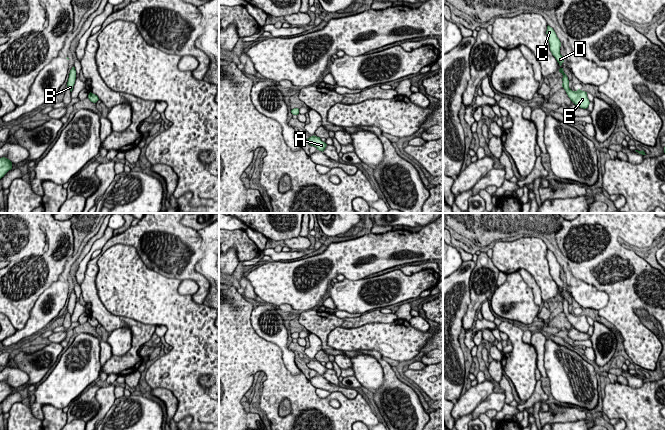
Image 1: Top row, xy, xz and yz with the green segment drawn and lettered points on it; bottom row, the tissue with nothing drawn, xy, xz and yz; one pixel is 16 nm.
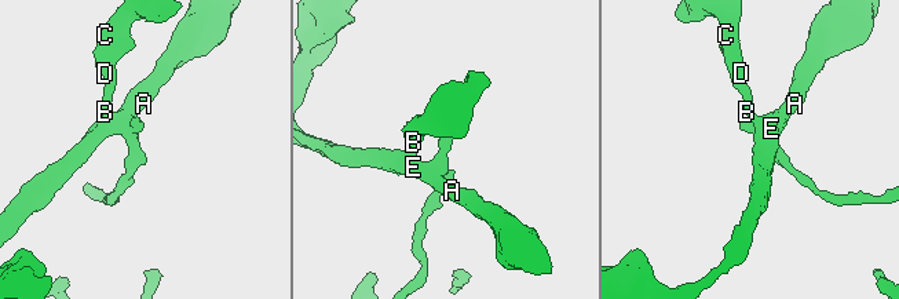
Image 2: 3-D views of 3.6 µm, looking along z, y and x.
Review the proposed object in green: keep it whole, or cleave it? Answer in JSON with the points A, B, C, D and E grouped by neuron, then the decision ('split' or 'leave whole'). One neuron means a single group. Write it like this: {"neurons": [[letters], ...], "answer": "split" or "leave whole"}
{"neurons": [["A", "B", "C", "D", "E"]], "answer": "leave whole"}

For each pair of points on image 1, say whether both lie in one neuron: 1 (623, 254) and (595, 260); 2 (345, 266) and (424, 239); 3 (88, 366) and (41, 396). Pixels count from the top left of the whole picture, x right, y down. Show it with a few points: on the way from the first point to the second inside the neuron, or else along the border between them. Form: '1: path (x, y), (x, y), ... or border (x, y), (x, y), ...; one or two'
1: path (616, 253), (602, 259); one
2: path (365, 255), (404, 247); one
3: path (76, 372), (58, 390), (53, 391); one

